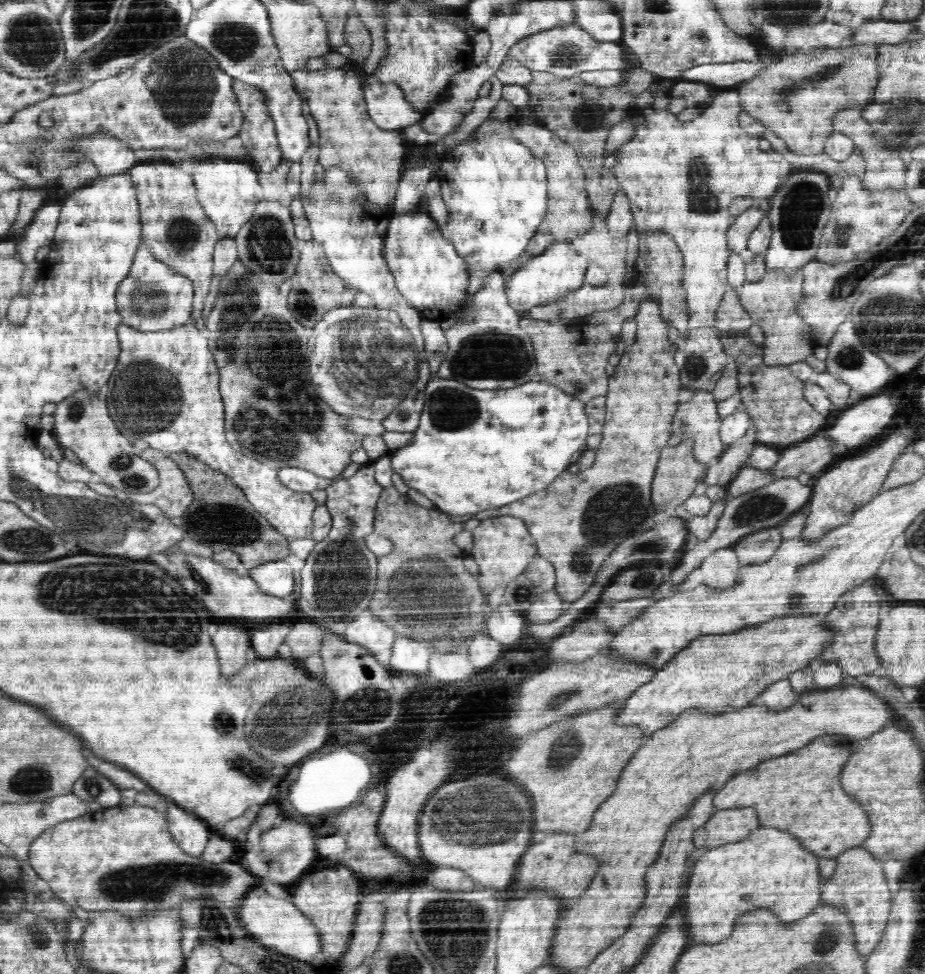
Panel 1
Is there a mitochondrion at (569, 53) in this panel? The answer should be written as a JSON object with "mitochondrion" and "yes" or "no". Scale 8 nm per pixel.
{"mitochondrion":"yes"}

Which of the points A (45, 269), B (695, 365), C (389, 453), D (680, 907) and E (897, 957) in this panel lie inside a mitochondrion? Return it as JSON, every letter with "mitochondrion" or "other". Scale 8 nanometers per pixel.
{"A":"other","B":"mitochondrion","C":"other","D":"other","E":"other"}

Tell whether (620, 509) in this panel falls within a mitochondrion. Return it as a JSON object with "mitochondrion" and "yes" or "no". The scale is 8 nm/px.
{"mitochondrion":"yes"}

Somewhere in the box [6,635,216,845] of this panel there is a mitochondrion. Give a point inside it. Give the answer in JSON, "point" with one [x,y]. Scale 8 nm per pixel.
{"point":[35,779]}

